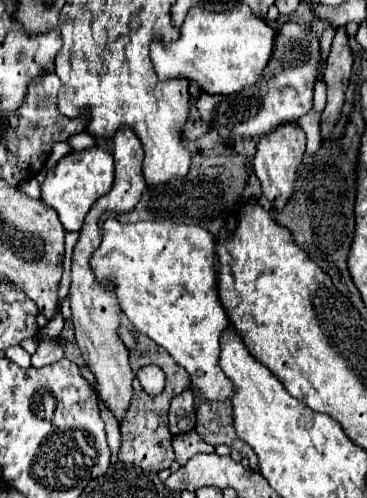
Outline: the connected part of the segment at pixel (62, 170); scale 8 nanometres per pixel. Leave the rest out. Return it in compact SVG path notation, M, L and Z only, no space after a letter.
M90 147L86 151L68 153L64 159L58 161L56 167L52 167L42 183L42 203L56 209L58 217L66 231L80 231L82 221L94 201L108 193L114 183L114 161L112 155L104 147Z

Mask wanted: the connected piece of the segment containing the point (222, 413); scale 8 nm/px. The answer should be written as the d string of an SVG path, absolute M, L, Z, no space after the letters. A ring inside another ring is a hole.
M206 401L196 411L196 427L194 431L210 445L228 445L230 449L236 449L240 455L250 459L250 467L258 469L256 453L250 445L244 445L236 437L234 431L234 415L232 415L232 401Z

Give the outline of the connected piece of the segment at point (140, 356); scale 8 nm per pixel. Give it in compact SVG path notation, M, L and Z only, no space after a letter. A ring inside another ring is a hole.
M136 333L136 341L138 347L134 351L130 351L130 365L132 371L136 373L142 365L158 365L162 367L162 371L166 373L166 387L160 395L148 395L144 393L142 385L138 379L134 379L134 397L132 397L132 405L128 409L128 417L124 419L124 425L120 425L122 431L122 451L118 453L118 459L122 463L132 463L136 467L142 467L144 471L162 471L168 469L174 463L174 449L172 449L172 433L168 429L168 407L172 403L172 399L182 393L190 381L188 381L188 373L184 373L184 369L180 369L180 365L176 365L172 361L172 357L168 357L168 353L164 353L164 349L160 349L160 345L156 345L154 341L148 341L148 337L140 337L140 333Z

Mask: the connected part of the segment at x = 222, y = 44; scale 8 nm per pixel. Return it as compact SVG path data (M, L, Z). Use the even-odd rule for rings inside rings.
M238 5L220 13L190 9L176 43L152 45L152 65L160 79L184 77L196 81L198 87L208 93L230 95L244 87L252 87L262 79L264 69L272 59L276 37L278 31L272 29L266 19L256 17L248 5Z

